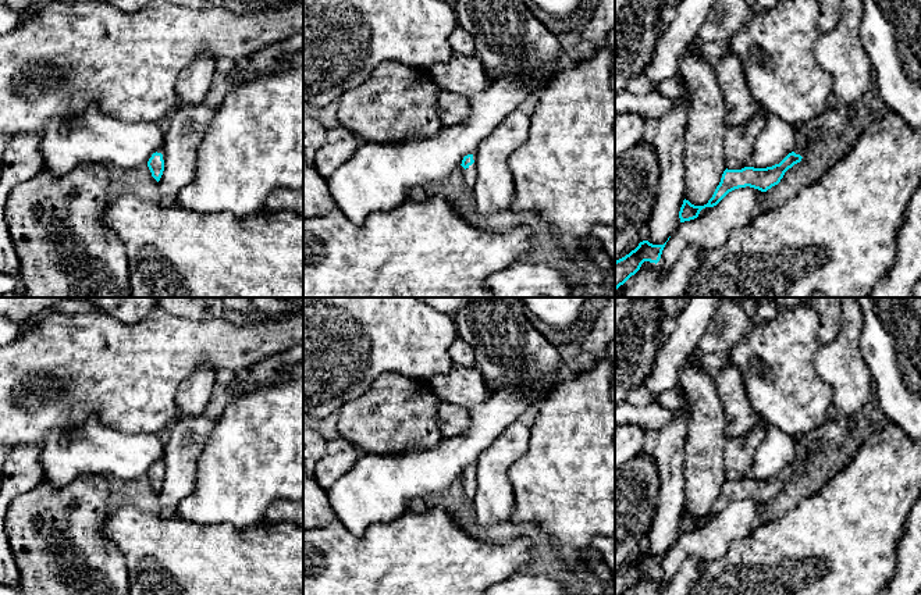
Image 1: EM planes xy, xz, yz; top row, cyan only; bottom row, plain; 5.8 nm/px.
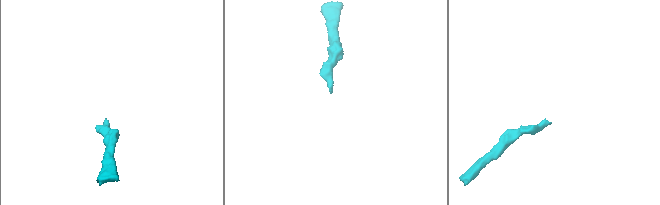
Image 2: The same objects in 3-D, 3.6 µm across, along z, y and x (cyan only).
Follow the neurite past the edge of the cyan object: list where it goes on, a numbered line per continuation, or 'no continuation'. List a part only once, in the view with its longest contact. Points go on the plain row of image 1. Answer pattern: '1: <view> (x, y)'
1: xz (469, 485)

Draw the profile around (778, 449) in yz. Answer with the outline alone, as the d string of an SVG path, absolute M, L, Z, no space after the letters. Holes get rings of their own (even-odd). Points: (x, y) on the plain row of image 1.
M768 427L744 478L767 480L779 475L789 464L794 463L796 446L796 437L776 427Z

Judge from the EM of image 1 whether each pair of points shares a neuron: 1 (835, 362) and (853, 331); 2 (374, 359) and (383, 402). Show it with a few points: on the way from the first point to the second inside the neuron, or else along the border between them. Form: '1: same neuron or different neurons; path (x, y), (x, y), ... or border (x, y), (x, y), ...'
1: same neuron; path (842, 355), (847, 338)
2: different neurons; border (411, 378), (383, 373), (354, 398)

